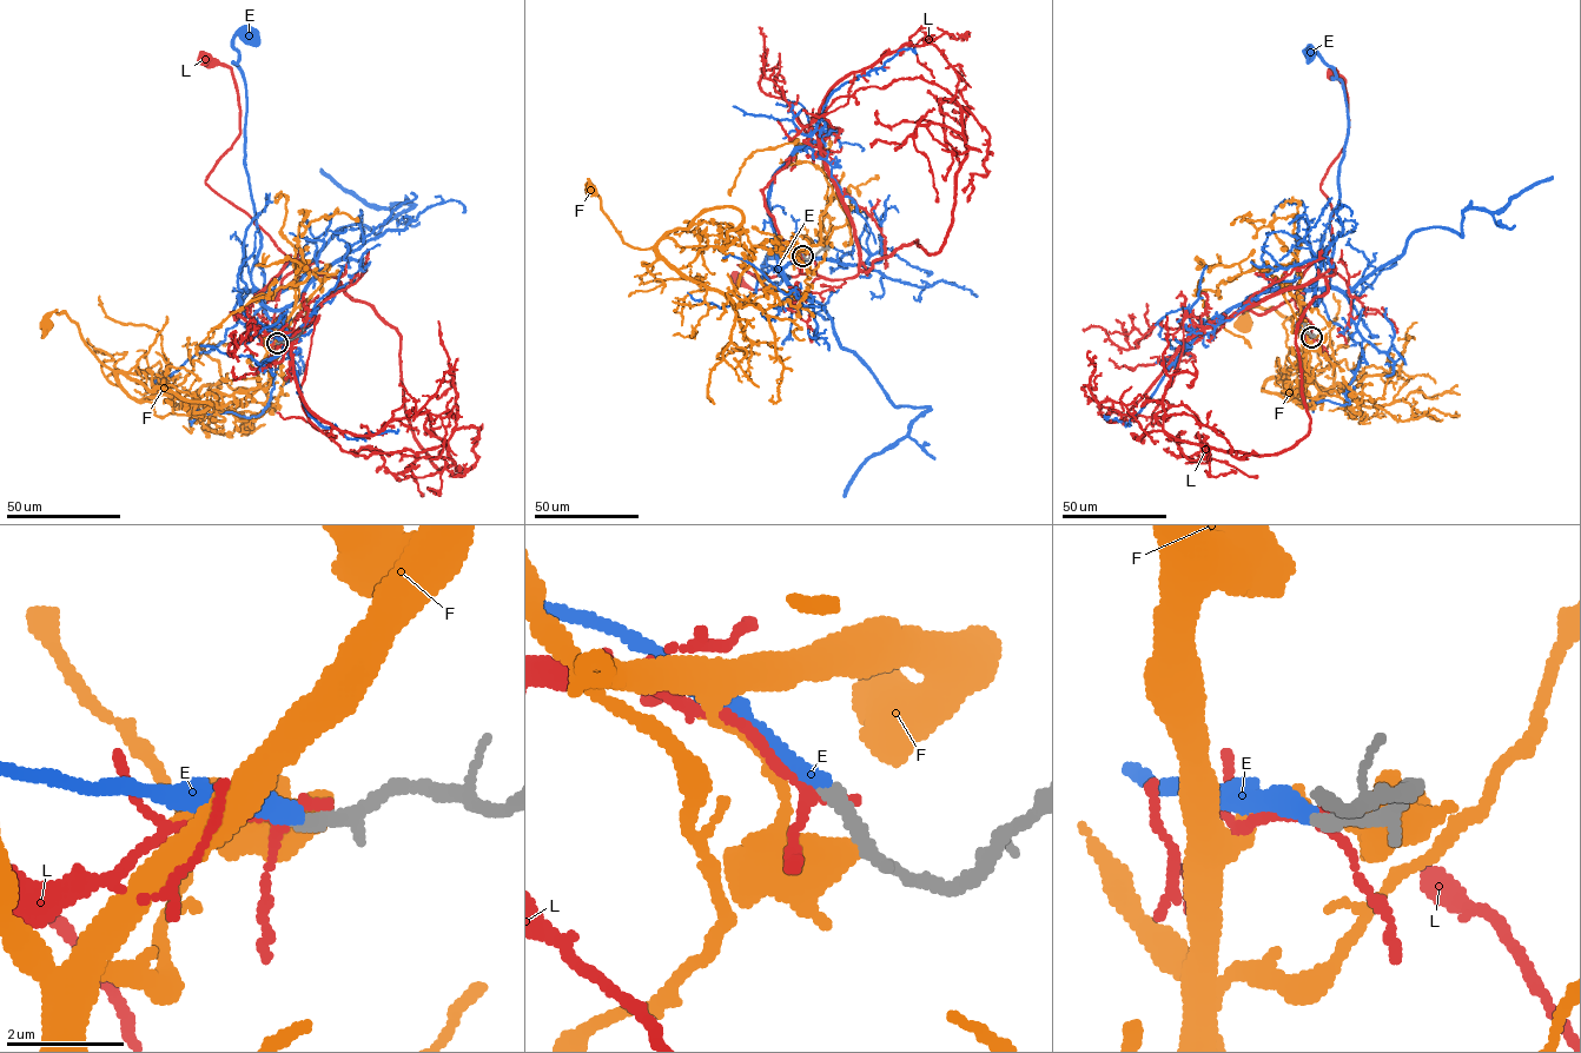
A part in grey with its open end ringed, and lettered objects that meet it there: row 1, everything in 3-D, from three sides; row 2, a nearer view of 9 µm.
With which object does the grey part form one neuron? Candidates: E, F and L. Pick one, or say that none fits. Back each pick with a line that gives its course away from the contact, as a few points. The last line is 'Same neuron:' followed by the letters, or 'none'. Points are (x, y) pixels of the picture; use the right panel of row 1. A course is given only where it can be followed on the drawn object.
E: course (1311, 337), (1297, 323), (1304, 293), (1329, 284), (1330, 216), (1348, 128), (1343, 83), (1310, 52)
Same neuron: E

